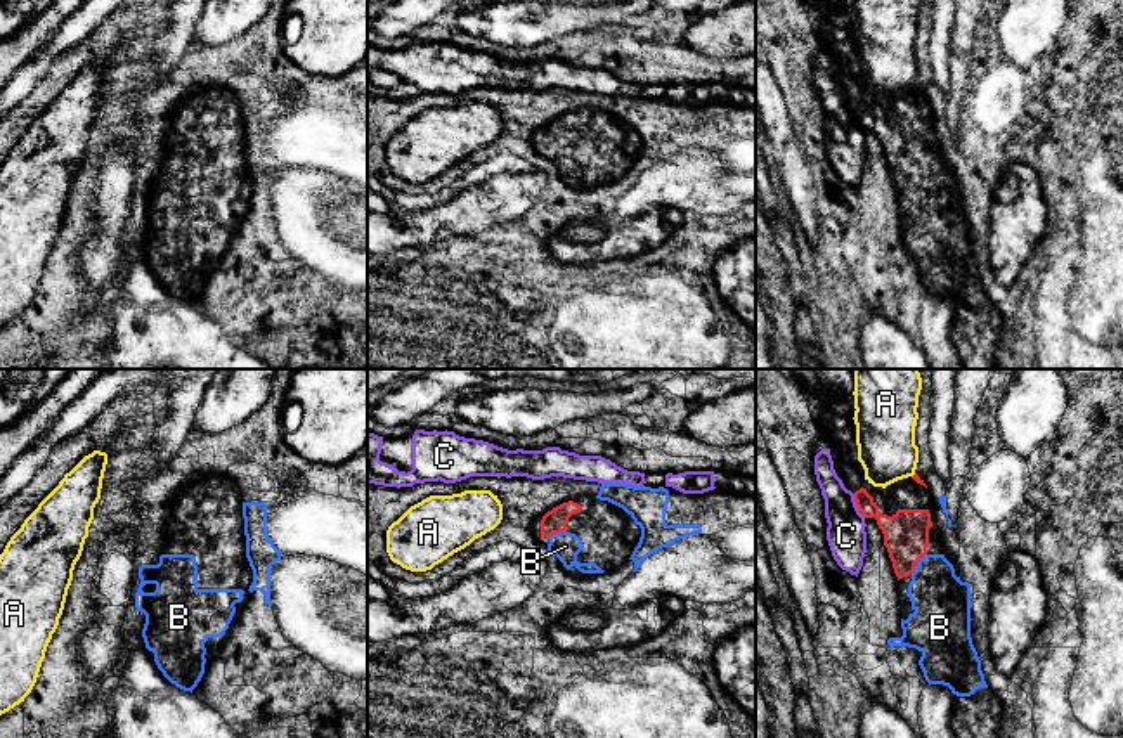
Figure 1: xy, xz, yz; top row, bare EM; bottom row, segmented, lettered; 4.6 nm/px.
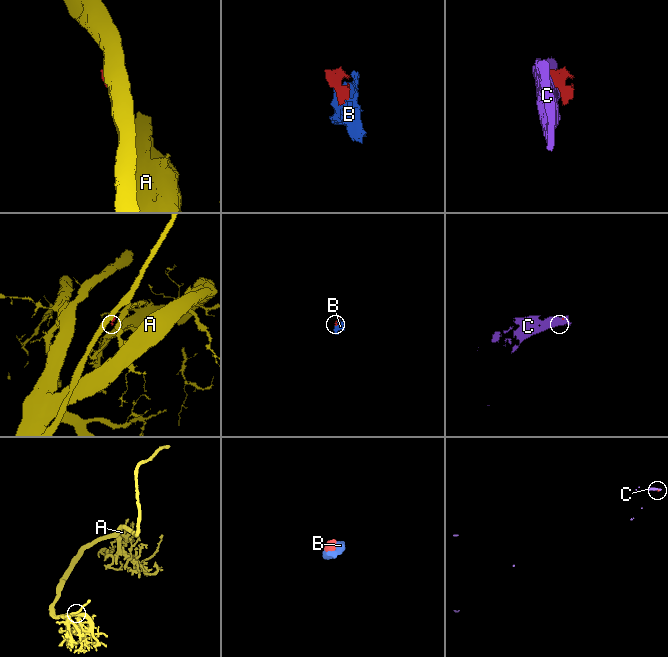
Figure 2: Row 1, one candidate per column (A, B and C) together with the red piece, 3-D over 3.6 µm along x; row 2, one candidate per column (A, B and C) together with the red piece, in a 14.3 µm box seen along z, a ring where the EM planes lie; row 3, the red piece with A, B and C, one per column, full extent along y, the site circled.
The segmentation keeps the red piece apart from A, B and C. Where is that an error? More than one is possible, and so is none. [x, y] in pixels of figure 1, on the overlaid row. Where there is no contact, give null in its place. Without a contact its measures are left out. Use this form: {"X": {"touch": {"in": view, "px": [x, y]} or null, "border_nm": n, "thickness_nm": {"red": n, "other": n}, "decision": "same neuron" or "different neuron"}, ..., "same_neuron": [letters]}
{"A": {"touch": {"in": "yz", "px": [914, 475]}, "border_nm": 30, "thickness_nm": {"red": 40, "other": 280}, "decision": "different neuron"}, "B": {"touch": {"in": "xz", "px": [557, 532]}, "border_nm": 90, "thickness_nm": {"red": 110, "other": 140}, "decision": "same neuron"}, "C": {"touch": {"in": "yz", "px": [856, 504]}, "border_nm": 130, "thickness_nm": {"red": 180, "other": 180}, "decision": "different neuron"}, "same_neuron": ["B"]}

